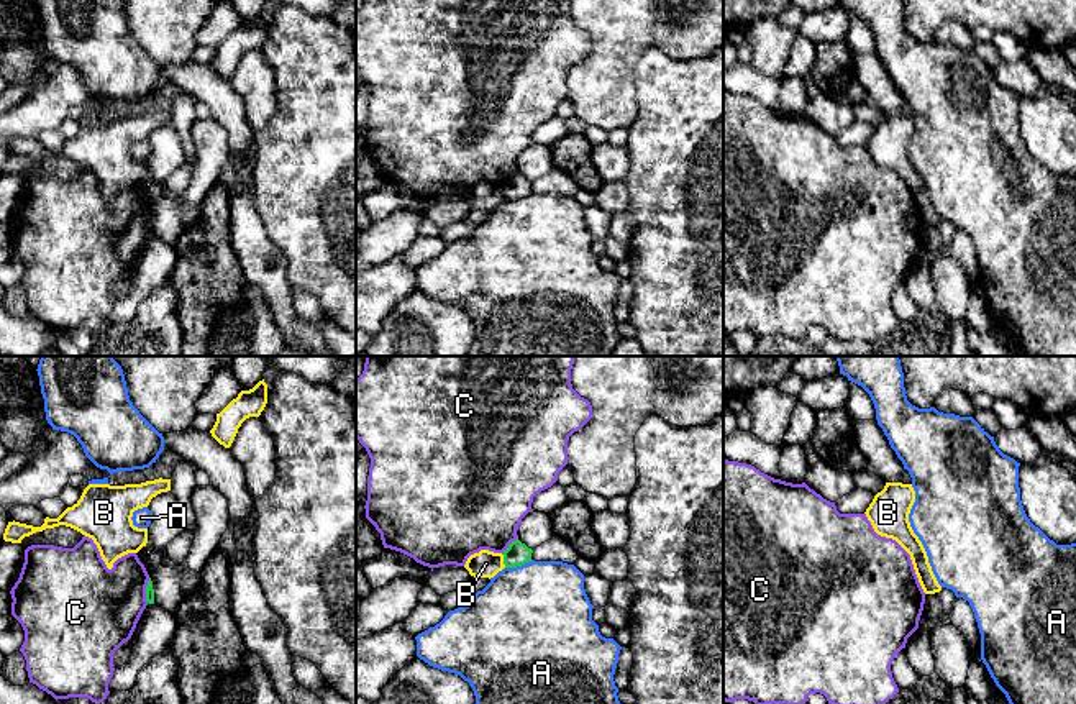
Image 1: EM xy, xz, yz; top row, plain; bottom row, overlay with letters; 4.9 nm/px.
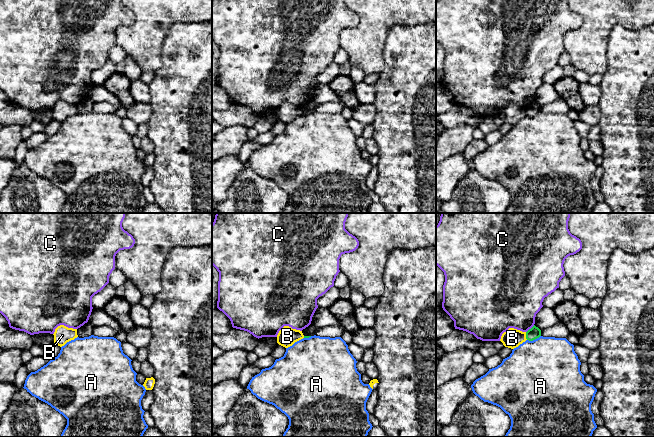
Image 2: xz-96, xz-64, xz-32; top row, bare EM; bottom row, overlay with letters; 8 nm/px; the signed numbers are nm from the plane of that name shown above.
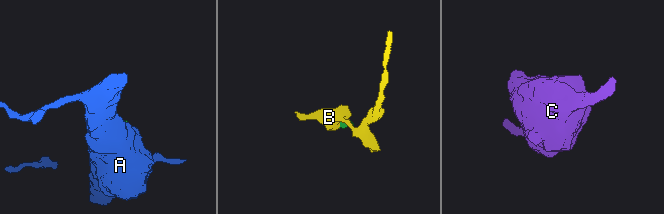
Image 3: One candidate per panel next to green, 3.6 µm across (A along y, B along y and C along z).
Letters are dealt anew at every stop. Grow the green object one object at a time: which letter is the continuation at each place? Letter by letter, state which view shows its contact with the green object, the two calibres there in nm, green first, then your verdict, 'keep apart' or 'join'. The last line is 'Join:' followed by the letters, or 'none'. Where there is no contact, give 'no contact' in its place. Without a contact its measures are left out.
A: meets green in xz; 120 nm thick on the green side, 500 nm on the other; keep apart
B: meets green in xz; 120 nm thick on the green side, 130 nm on the other; keep apart
C: meets green in xy; 50 nm thick on the green side, 400 nm on the other; keep apart
Join: none

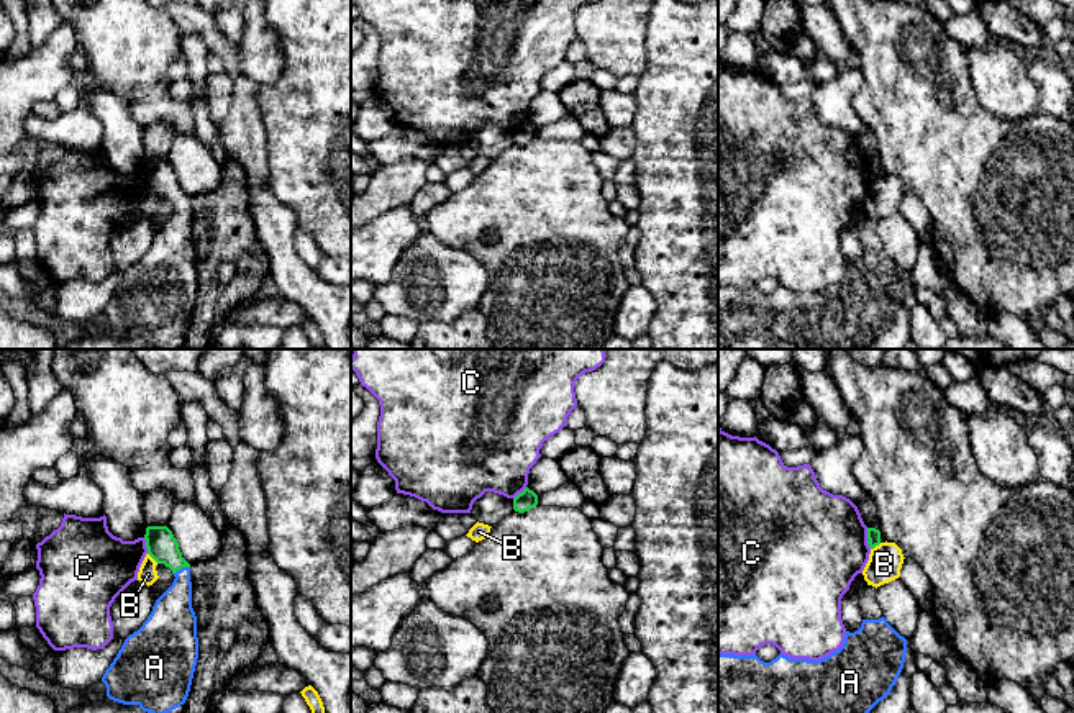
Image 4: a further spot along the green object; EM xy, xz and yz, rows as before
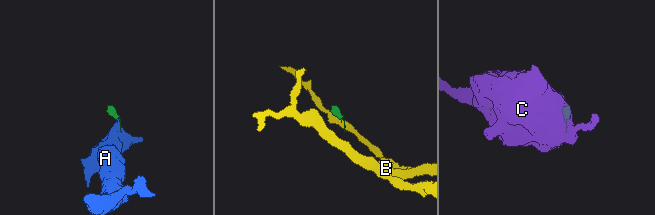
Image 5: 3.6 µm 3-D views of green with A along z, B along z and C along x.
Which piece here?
A: meets green in xy; 150 nm thick on the green side, 220 nm on the other; join
B: meets green in xy; 150 nm thick on the green side, 90 nm on the other; keep apart
C: meets green in yz; 60 nm thick on the green side, 500 nm on the other; keep apart
Join: A

